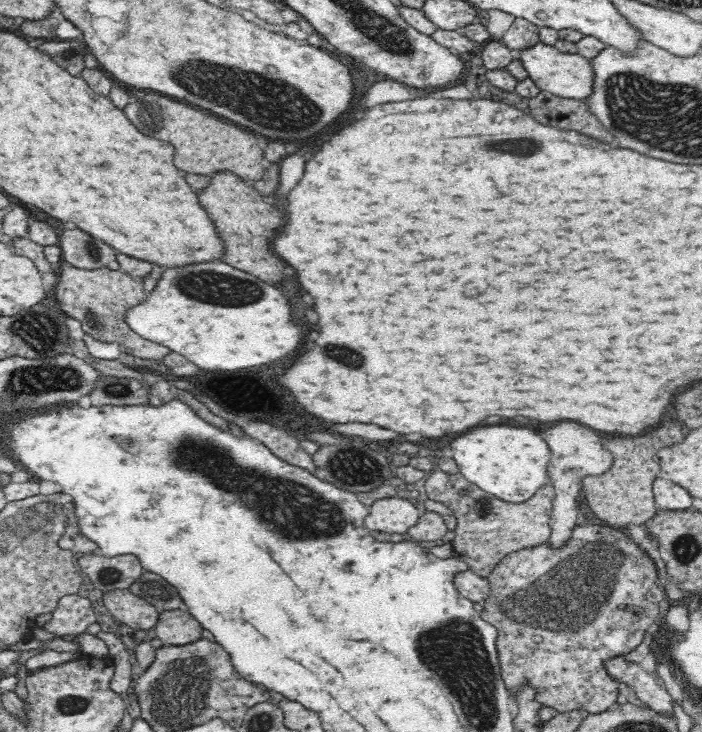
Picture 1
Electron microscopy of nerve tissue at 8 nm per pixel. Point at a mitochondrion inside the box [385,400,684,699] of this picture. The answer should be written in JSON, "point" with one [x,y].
{"point":[574,596]}

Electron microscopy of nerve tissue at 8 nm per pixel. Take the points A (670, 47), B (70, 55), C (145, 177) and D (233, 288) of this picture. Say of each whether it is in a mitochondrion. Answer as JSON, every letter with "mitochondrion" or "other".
{"A":"other","B":"mitochondrion","C":"other","D":"mitochondrion"}

